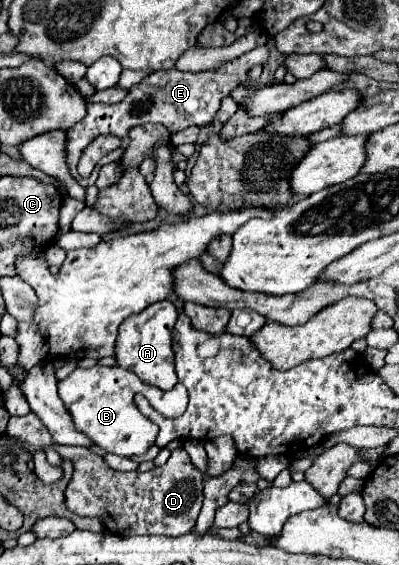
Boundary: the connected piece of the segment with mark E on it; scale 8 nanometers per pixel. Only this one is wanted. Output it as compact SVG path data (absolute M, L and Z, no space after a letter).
M260 46L260 48L254 48L254 50L250 50L248 54L236 58L236 60L224 62L224 64L220 64L220 68L214 68L214 70L208 70L208 72L180 72L176 68L158 70L158 72L146 76L144 80L140 80L138 84L134 84L128 90L128 96L120 104L112 104L110 106L110 104L88 102L88 114L84 116L84 120L80 120L78 124L74 124L68 130L66 152L68 152L68 168L72 172L72 178L78 184L82 184L84 188L96 184L100 168L110 164L110 162L118 162L122 158L122 154L124 154L124 146L120 150L114 150L108 156L104 156L98 162L98 166L94 168L92 176L86 178L86 180L76 170L84 148L100 134L114 134L114 136L122 138L124 144L128 144L126 142L128 140L128 128L134 128L138 124L150 122L150 112L160 112L160 124L164 124L170 132L180 132L180 130L184 130L184 128L192 125L202 127L209 124L213 121L215 114L220 108L220 100L224 96L228 96L236 86L246 82L248 70L252 66L266 64L266 58L268 58L268 48Z

